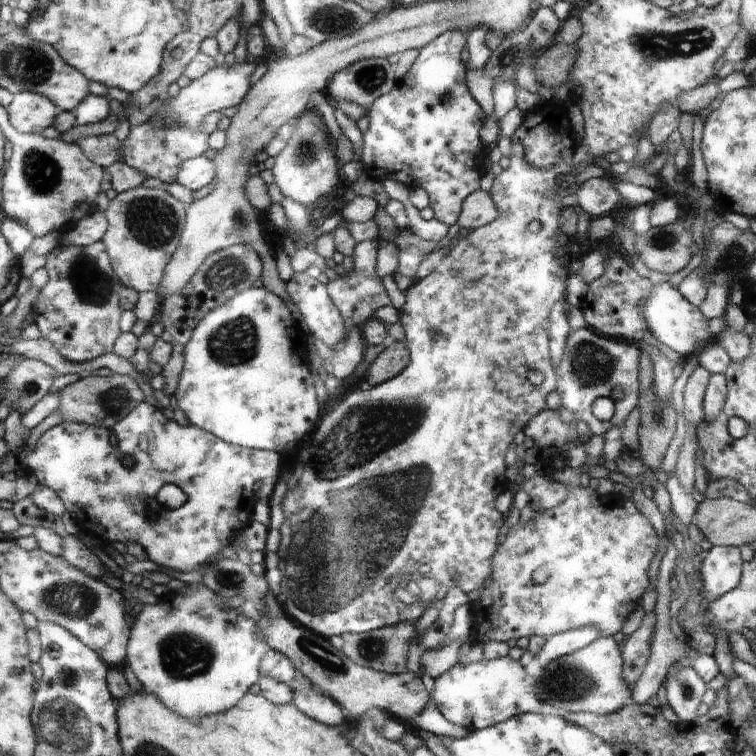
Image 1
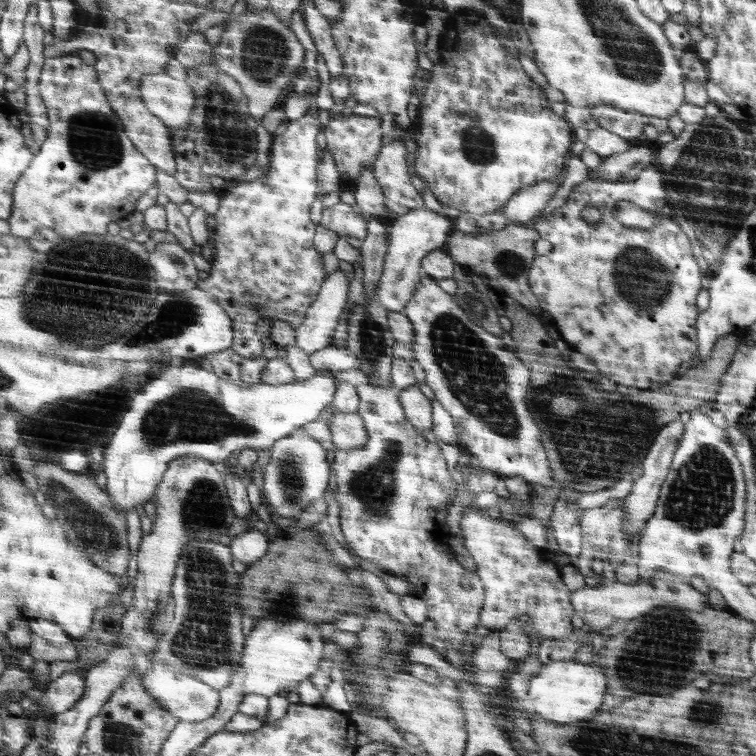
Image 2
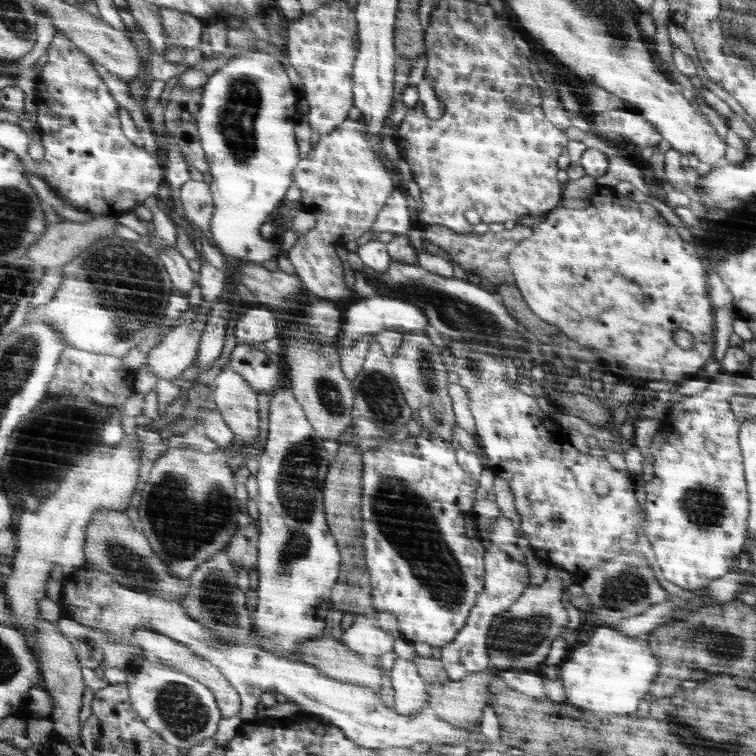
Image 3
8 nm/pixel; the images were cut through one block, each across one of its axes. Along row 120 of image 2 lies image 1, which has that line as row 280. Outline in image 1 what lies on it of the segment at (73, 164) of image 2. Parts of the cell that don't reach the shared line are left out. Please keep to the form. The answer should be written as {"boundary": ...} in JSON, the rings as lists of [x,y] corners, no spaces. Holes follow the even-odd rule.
{"boundary":[[[98,241],[87,247],[76,244],[62,244],[49,254],[46,266],[51,278],[41,290],[34,305],[34,320],[42,332],[63,357],[73,363],[90,363],[108,353],[115,352],[115,346],[123,335],[123,319],[125,308],[121,300],[121,292],[125,286],[116,272],[107,244]]]}

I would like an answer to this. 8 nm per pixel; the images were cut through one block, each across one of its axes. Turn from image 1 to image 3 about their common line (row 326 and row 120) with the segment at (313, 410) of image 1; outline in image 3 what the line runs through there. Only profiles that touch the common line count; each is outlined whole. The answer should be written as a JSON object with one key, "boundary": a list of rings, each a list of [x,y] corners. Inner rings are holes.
{"boundary":[[[256,50],[246,55],[234,56],[222,68],[215,70],[204,84],[203,90],[198,128],[208,158],[207,172],[213,176],[209,189],[214,212],[209,222],[209,231],[223,256],[226,270],[232,277],[238,277],[240,263],[263,265],[281,250],[280,244],[274,246],[274,239],[264,240],[260,236],[260,226],[284,200],[284,194],[292,184],[292,170],[298,164],[298,148],[294,138],[294,126],[300,124],[300,116],[296,112],[298,96],[280,62],[276,62],[276,58],[270,58],[266,52]]]}

